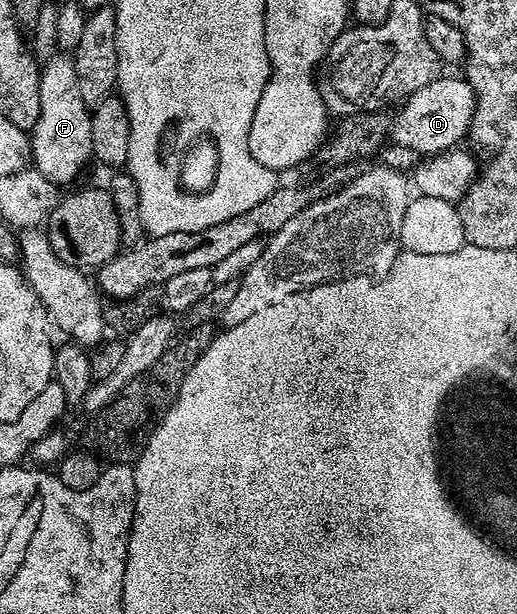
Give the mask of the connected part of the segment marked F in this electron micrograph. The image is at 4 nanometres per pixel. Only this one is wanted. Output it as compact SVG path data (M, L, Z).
M59 53L41 68L38 76L40 81L40 117L32 128L30 150L32 163L36 170L48 182L57 185L70 183L86 167L86 162L91 162L94 150L92 149L92 121L90 120L91 108L84 101L80 89L80 77L76 77L76 65L69 54Z

